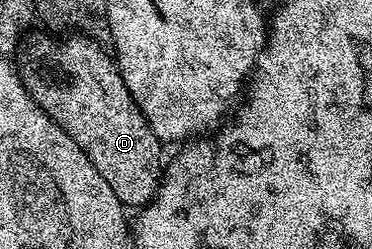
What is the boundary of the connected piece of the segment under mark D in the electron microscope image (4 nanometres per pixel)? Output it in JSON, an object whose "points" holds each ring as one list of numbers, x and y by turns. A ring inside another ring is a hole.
{"points":[[47,33,42,34,28,34,18,52,19,78,23,80,25,89,31,94,32,101,58,127,65,129,67,136,83,150,85,157,89,157,93,169,97,169,97,173,101,173,101,177,109,181,109,189,117,193,124,208,146,207,155,198,165,174,165,158,163,159,165,147,157,137,157,133,149,129,149,121,135,104,119,71,118,63,109,54,106,46,100,45,90,37,52,37]]}

